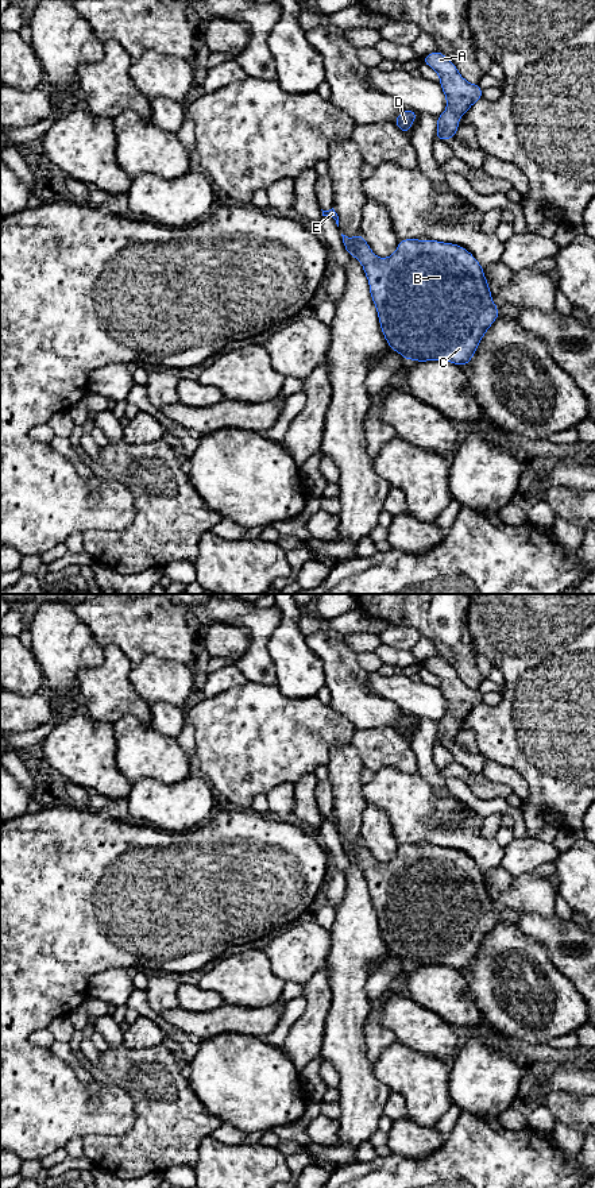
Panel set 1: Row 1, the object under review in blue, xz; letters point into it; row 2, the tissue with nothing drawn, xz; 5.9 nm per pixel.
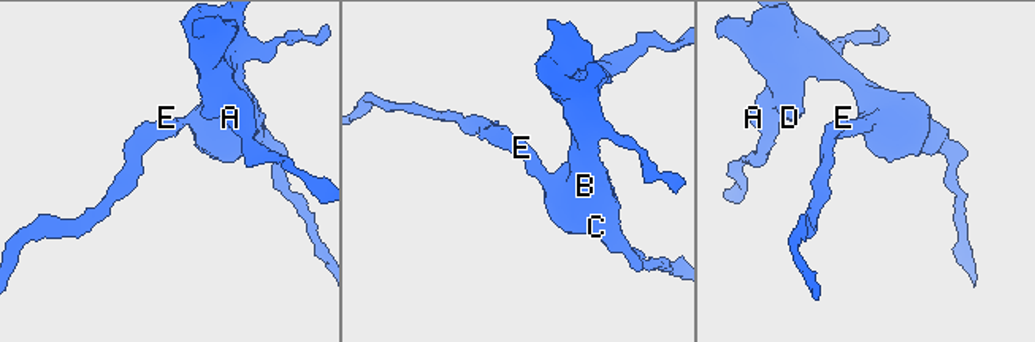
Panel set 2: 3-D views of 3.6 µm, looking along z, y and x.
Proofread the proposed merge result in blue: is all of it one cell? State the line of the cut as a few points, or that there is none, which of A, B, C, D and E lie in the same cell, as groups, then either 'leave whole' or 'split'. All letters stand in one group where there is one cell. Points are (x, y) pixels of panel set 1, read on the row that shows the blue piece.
no cut | A B C D E | leave whole

